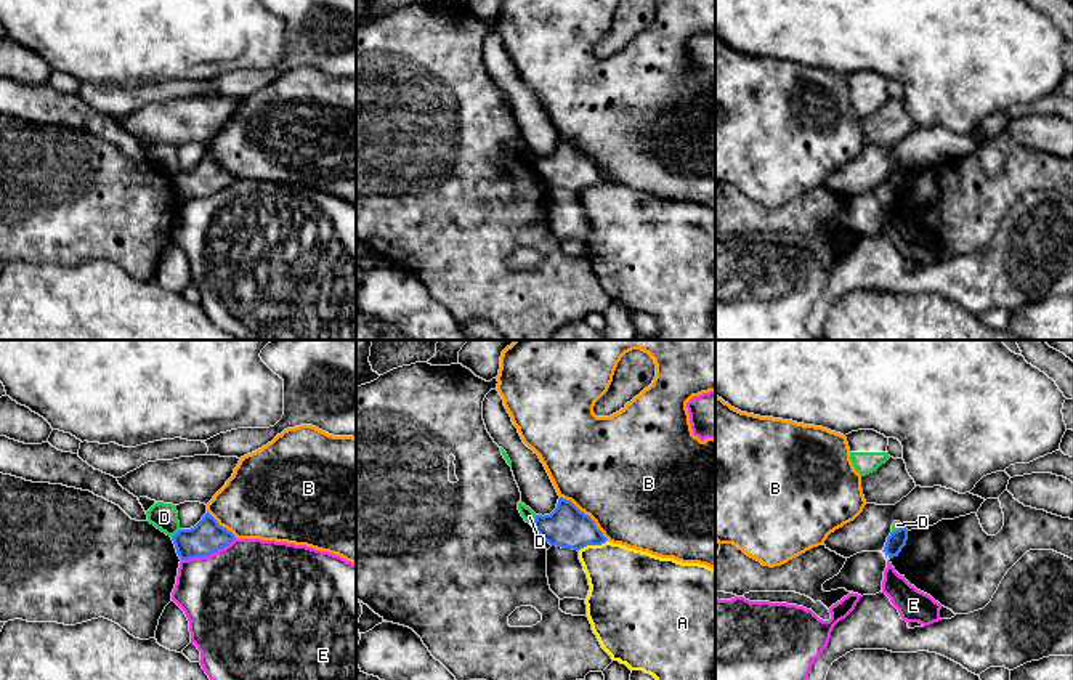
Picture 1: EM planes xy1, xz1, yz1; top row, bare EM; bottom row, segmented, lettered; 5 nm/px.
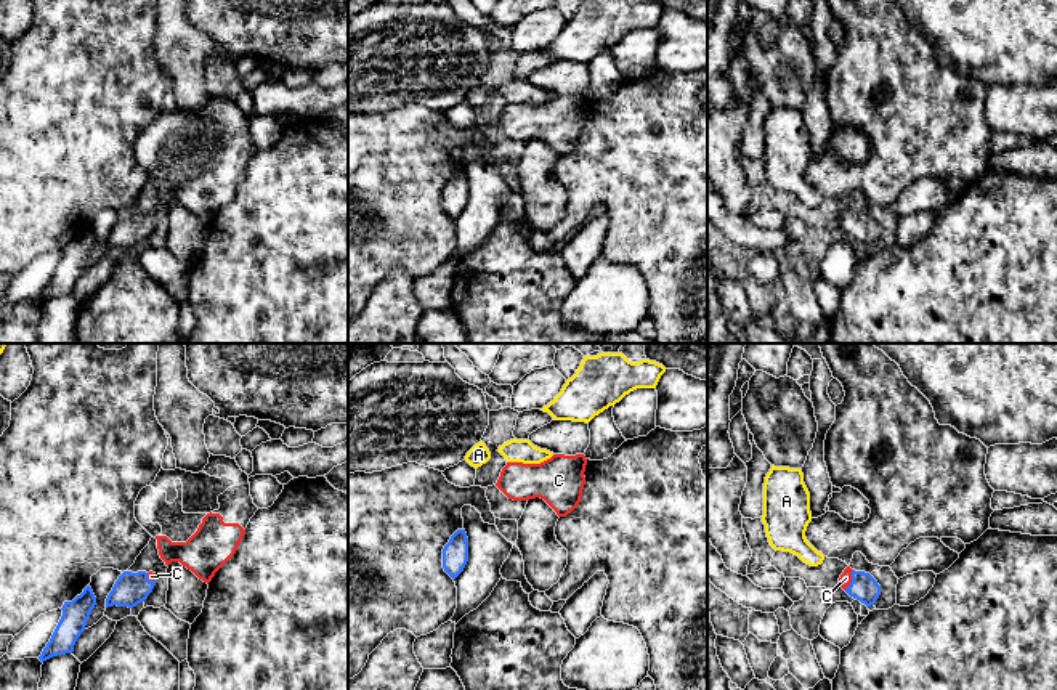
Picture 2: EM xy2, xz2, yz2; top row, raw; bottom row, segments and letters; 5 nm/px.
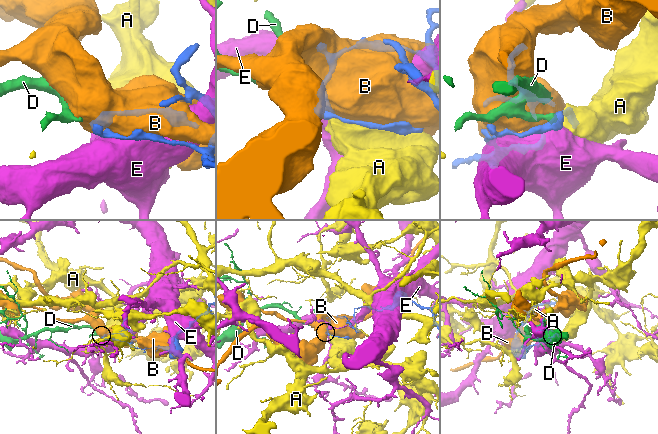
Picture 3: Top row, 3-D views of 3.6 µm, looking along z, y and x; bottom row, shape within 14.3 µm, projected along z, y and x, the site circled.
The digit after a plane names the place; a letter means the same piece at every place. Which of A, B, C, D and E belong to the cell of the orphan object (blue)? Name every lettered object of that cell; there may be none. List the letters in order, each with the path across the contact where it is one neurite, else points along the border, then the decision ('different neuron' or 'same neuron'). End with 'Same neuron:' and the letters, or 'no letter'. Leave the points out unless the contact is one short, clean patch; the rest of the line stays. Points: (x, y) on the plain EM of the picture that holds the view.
A: different neuron
B: different neuron
C: way yz2 (863, 228), (852, 220), (846, 219); same neuron
D: border xz1 (538, 156), (533, 165); different neuron
E: different neuron
Same neuron: C

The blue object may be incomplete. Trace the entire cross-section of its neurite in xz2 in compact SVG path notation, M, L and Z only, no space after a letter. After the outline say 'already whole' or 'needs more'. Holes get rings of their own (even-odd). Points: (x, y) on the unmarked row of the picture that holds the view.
M457 170L443 189L443 209L456 220L468 202L468 178L465 170Z; already whole

